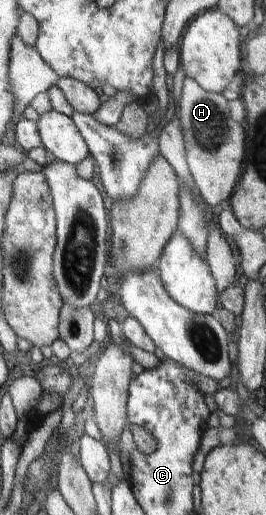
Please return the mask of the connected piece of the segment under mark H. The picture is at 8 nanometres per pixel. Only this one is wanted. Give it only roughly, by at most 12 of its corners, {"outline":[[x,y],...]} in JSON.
{"outline":[[183,79],[186,161],[211,207],[230,199],[245,126],[228,100]]}

